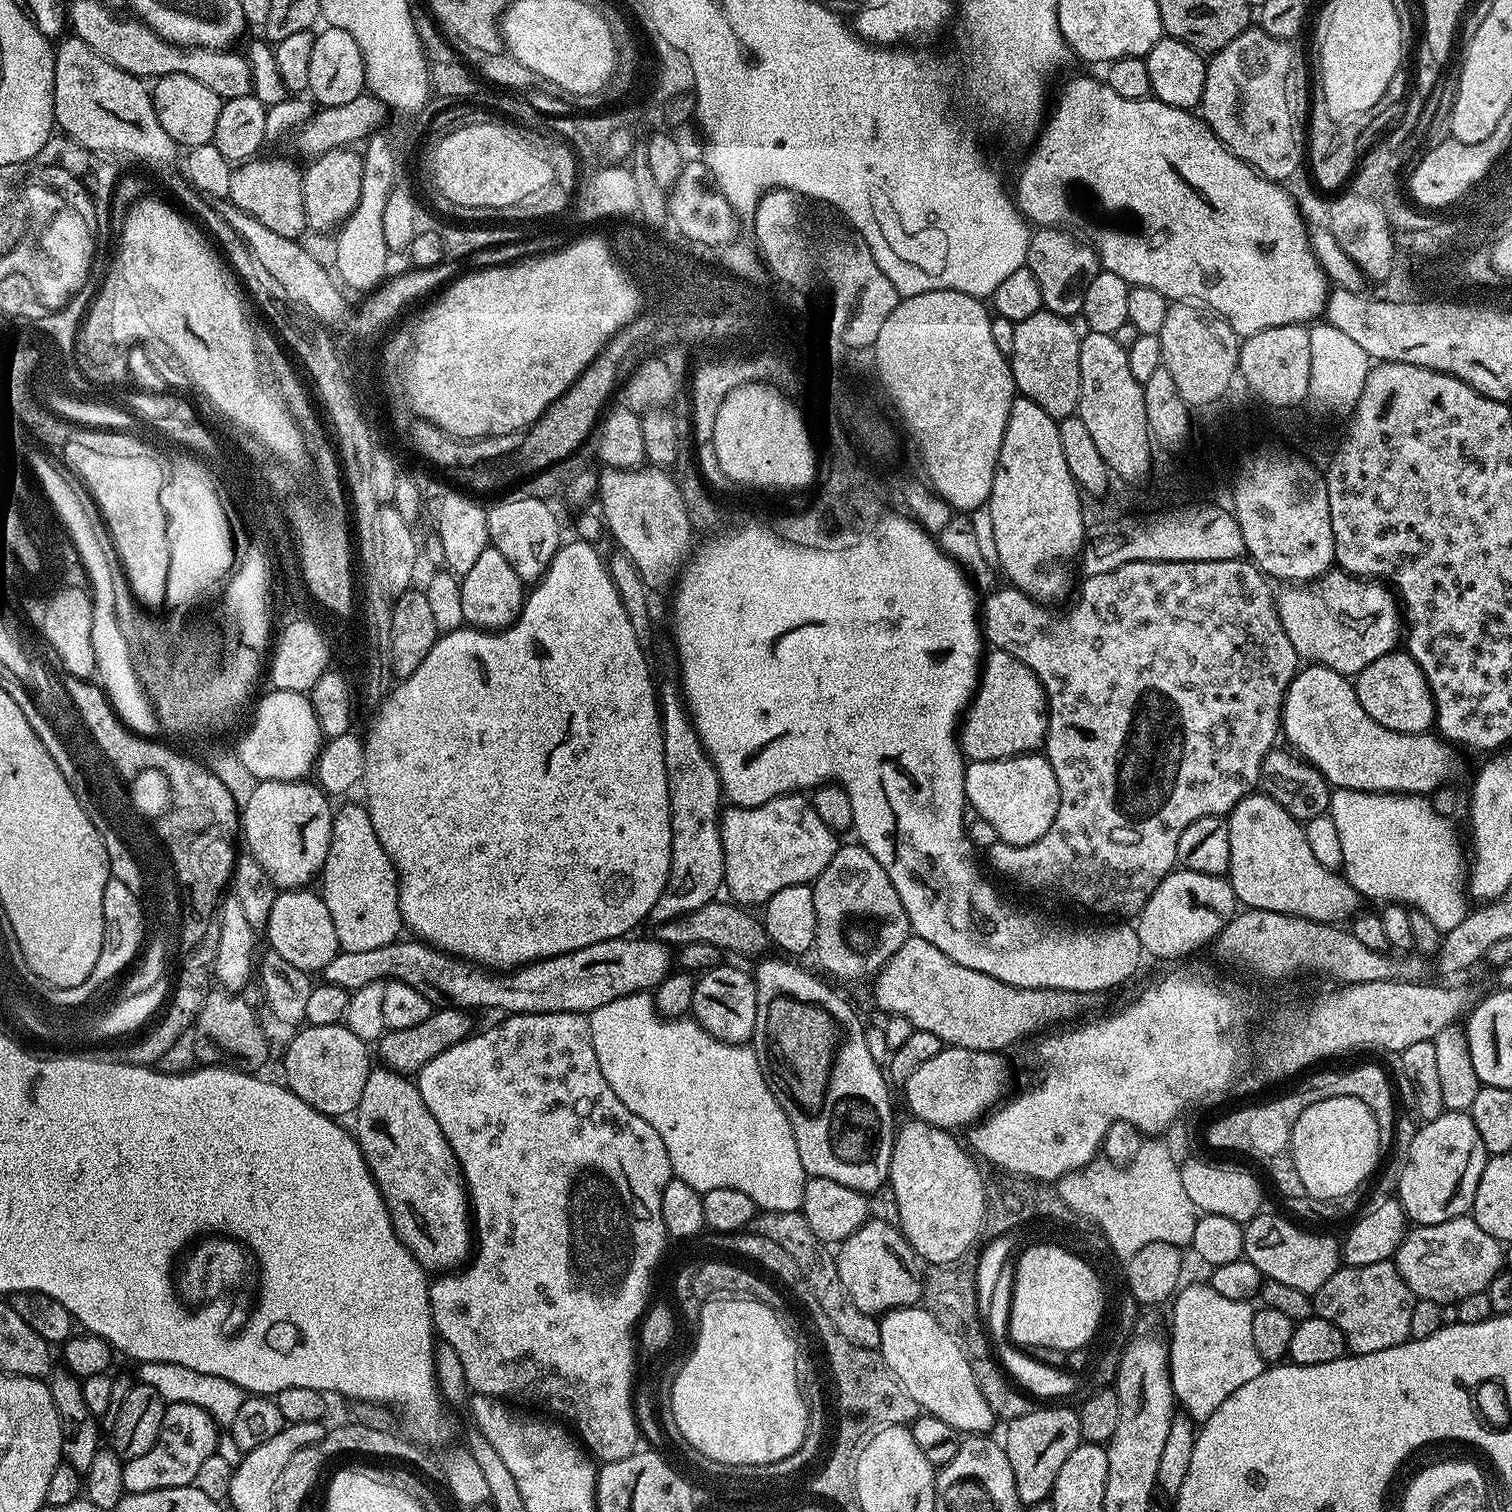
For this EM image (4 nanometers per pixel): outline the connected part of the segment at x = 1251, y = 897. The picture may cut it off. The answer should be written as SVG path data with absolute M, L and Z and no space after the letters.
M1256 790L1243 796L1226 817L1230 834L1230 866L1226 879L1232 885L1237 901L1244 908L1270 910L1287 916L1300 916L1303 920L1317 920L1319 924L1344 922L1361 911L1362 897L1350 886L1339 871L1322 866L1310 851L1301 821L1287 812L1274 798Z

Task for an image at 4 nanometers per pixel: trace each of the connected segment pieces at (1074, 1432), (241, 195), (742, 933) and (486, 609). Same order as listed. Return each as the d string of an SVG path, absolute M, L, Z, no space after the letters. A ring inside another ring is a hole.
M1033 1407L1032 1411L1022 1414L1022 1418L1007 1421L1002 1437L1002 1445L1010 1458L1014 1481L1017 1482L1017 1494L1020 1503L1045 1503L1052 1495L1054 1478L1058 1478L1058 1470L1066 1463L1066 1458L1074 1454L1080 1443L1080 1418L1075 1411L1068 1408Z
M253 158L233 167L230 178L230 194L227 199L237 204L246 214L258 218L262 226L274 230L274 234L282 234L291 240L303 237L308 223L302 202L301 169L295 168L288 160L260 160Z
M713 902L698 910L690 910L673 920L666 920L655 925L655 939L669 946L683 946L690 942L706 942L710 946L732 952L741 952L744 956L756 956L767 953L770 948L768 933L759 919L751 916L751 911L737 906L735 903L720 904ZM765 951L765 952L764 952ZM759 952L764 952L760 953Z
M489 546L479 555L470 572L462 576L460 593L465 625L481 630L499 630L509 628L520 617L526 585L518 578L514 566L506 562L506 557L498 554L496 548Z

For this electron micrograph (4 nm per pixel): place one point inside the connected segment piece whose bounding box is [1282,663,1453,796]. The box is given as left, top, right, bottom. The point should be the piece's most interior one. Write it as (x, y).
(1324, 723)

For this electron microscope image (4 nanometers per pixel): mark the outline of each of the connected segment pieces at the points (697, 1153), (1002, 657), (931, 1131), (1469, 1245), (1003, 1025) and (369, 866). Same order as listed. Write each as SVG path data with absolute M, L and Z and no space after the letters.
M635 992L629 996L622 998L614 998L614 1002L606 1002L606 1006L598 1006L598 1010L587 1013L588 1025L590 1026L590 1038L594 1042L594 1054L598 1054L598 1066L602 1066L602 1078L606 1078L606 1082L610 1082L610 1090L614 1090L614 1094L618 1094L618 1098L622 1098L622 1106L626 1106L626 1110L630 1110L634 1114L638 1114L638 1118L642 1118L642 1122L650 1122L650 1126L654 1126L654 1130L658 1130L658 1138L662 1138L662 1146L666 1146L666 1154L670 1154L670 1166L672 1167L673 1177L682 1182L686 1182L686 1186L690 1186L698 1193L706 1193L710 1190L742 1190L742 1194L746 1194L755 1202L757 1209L765 1212L798 1212L802 1206L802 1194L804 1193L804 1167L802 1166L802 1158L798 1158L798 1142L794 1142L794 1130L792 1123L786 1118L786 1114L782 1110L782 1106L774 1098L774 1094L770 1090L770 1086L766 1082L766 1078L762 1074L762 1066L758 1066L758 1058L756 1052L748 1044L727 1044L718 1038L710 1035L704 1027L702 1027L694 1018L665 1018L660 1015L656 1009L656 1001L648 992Z
M995 650L989 651L984 660L984 667L976 687L976 694L972 697L972 703L968 705L963 717L962 723L958 729L958 739L960 742L960 751L964 753L969 761L974 760L1006 760L1009 756L1022 756L1025 754L1035 753L1037 750L1043 749L1044 738L1048 735L1048 699L1044 697L1044 687L1038 682L1038 678L1030 670L1030 666L1026 666L1022 662L1018 662L1018 658L1014 658L1005 652Z
M908 1118L904 1125L899 1125L892 1142L892 1157L888 1171L888 1184L892 1196L896 1199L896 1216L898 1227L914 1249L917 1257L925 1265L954 1262L969 1255L973 1233L980 1220L981 1190L980 1179L976 1170L968 1163L967 1151L956 1145L951 1131L935 1128L926 1122Z
M1469 1215L1459 1216L1447 1222L1413 1227L1400 1244L1394 1263L1414 1296L1448 1306L1469 1297L1470 1294L1487 1291L1490 1282L1503 1269L1502 1248L1501 1241L1486 1234L1486 1230L1482 1230Z
M915 934L910 935L900 949L888 959L882 971L877 972L874 983L876 983L876 1004L884 1014L906 1018L912 1023L915 1031L934 1034L940 1039L941 1045L979 1052L999 1053L1004 1050L1000 1048L1016 1043L1023 1036L1035 1037L1053 1026L1075 1021L1079 1017L1076 1015L1086 1011L1094 1000L1093 993L1090 992L1019 988L1010 986L1006 982L998 982L998 978L990 978L990 974L982 974L982 970L970 970L970 966L958 966L958 962L954 962L954 958L946 958L946 954L938 950L938 946L930 946L926 938Z
M363 803L344 804L335 809L323 880L326 910L334 918L334 930L343 951L378 950L378 946L396 943L402 932L400 877L378 834L374 834L370 814Z

